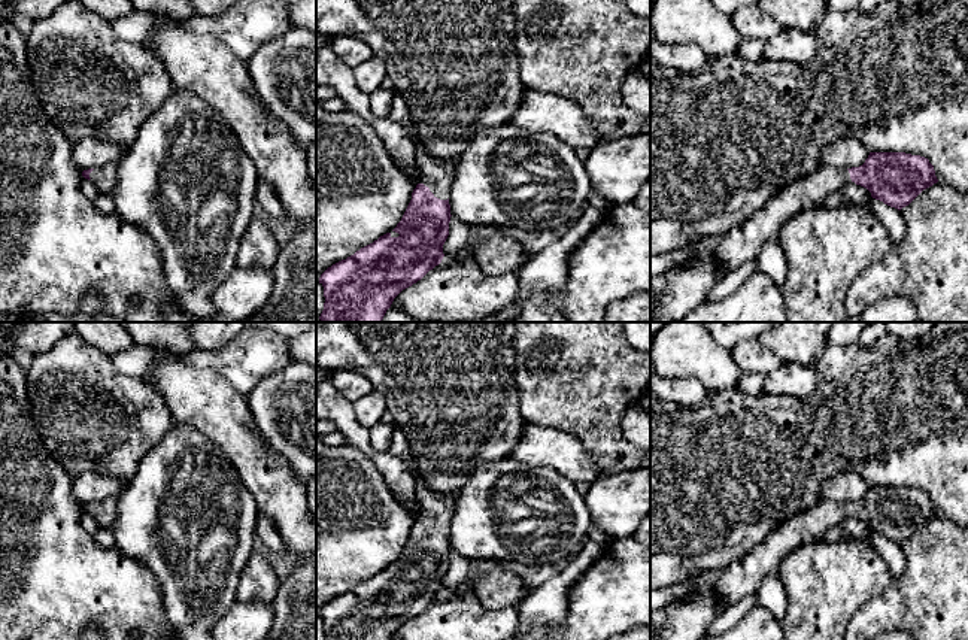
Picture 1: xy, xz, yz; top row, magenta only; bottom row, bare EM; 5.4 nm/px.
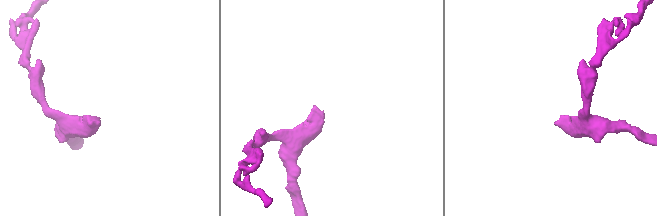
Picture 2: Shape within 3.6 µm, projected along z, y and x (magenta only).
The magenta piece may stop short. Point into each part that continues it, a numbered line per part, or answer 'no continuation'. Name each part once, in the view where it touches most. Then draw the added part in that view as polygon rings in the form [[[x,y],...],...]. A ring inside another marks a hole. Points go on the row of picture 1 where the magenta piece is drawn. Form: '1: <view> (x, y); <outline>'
1: xz (437, 175); [[[407,118],[401,124],[416,145],[415,163],[419,169],[419,183],[428,186],[434,197],[447,200],[458,160],[440,160],[430,155],[419,142],[413,122]]]

